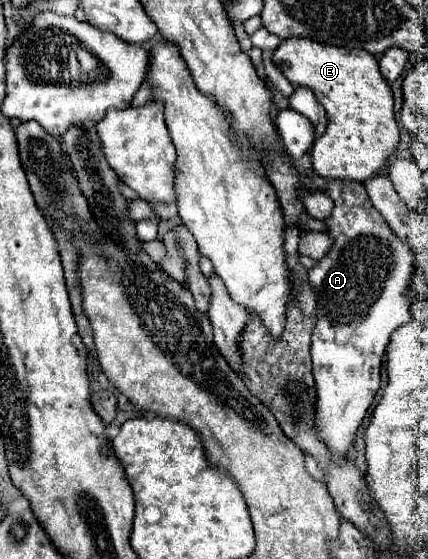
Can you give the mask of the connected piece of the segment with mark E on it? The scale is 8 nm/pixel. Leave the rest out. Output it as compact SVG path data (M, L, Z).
M287 38L273 52L273 64L295 88L309 88L327 110L327 130L313 144L313 170L323 178L365 182L395 154L399 128L393 112L393 92L379 72L375 56L363 48L339 48L311 38Z

